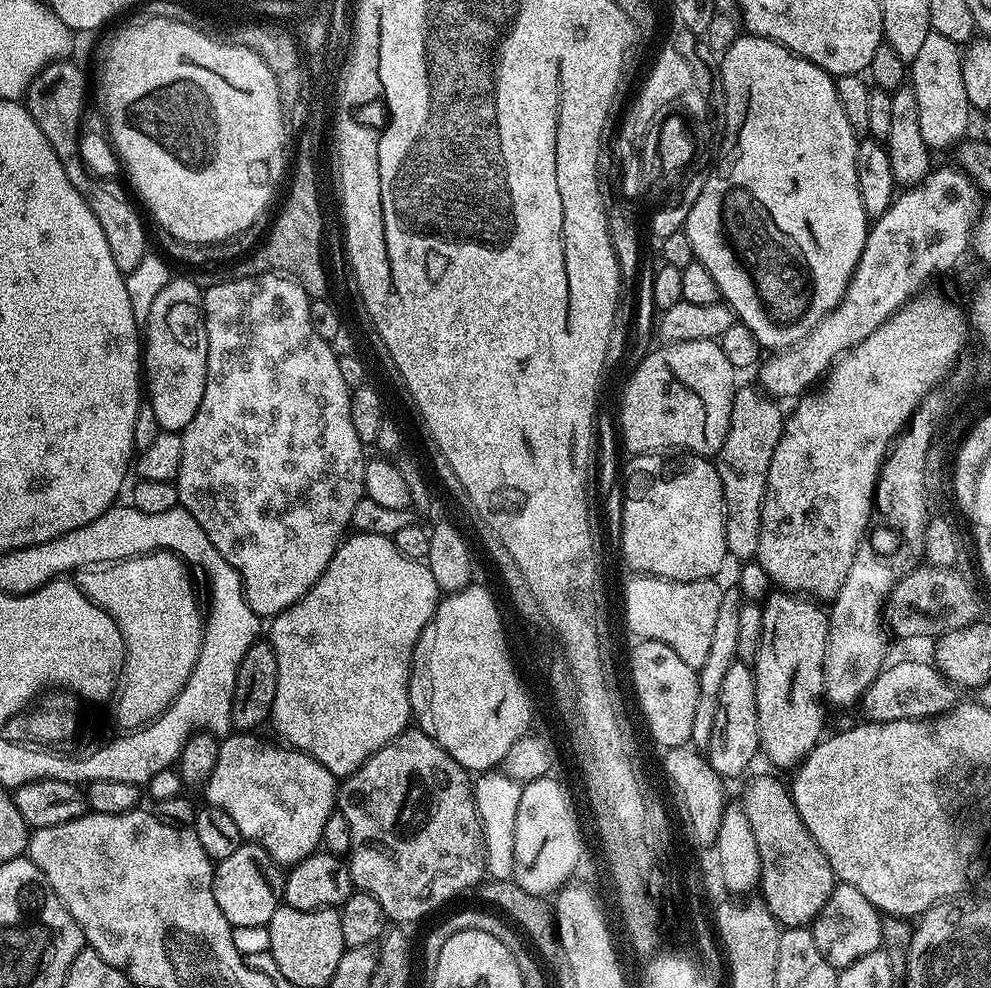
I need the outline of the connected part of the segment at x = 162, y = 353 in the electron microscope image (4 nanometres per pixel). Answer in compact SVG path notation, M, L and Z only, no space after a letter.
M177 275L154 298L148 323L142 328L142 380L146 385L146 403L154 410L161 429L183 432L185 426L198 414L202 394L206 390L206 322L204 321L204 293L187 275Z

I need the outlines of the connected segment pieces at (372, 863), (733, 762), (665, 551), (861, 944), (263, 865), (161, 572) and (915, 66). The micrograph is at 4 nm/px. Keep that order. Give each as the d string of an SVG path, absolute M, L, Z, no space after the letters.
M405 730L395 736L389 744L382 746L368 759L357 772L343 777L338 788L338 811L350 822L350 842L352 851L346 857L348 873L352 875L353 885L361 892L368 892L382 906L385 917L392 920L420 920L427 912L435 910L439 904L447 902L451 896L464 892L467 888L475 889L486 876L486 849L484 846L484 827L476 809L476 794L474 780L467 768L463 768L446 750L436 741L436 737L424 732Z
M734 663L722 678L718 694L718 714L706 745L710 766L722 777L740 776L760 752L761 736L758 734L758 706L756 705L756 674L749 665Z
M636 454L631 457L628 465L622 468L622 484L624 480L624 509L620 512L620 548L624 551L624 560L636 574L645 576L661 576L663 580L711 580L716 571L729 559L726 546L726 530L724 529L724 495L722 482L718 478L718 470L711 459L695 454L689 455L685 464L671 468L660 454Z
M837 883L826 906L822 906L810 927L818 950L822 950L822 958L826 958L832 968L839 970L881 947L880 939L884 936L884 928L880 925L880 919L881 913L866 899L862 890L849 884Z
M251 842L241 843L230 858L219 861L212 873L212 890L214 902L218 902L218 910L226 914L233 928L254 926L263 928L270 922L274 910L278 906L277 865L270 859L268 852Z
M159 549L144 556L114 556L80 562L80 582L82 586L102 602L114 618L124 644L124 670L122 670L122 690L116 694L116 714L124 726L178 726L178 724L158 724L158 720L172 712L176 702L170 702L174 692L182 690L189 680L201 650L203 636L203 613L198 610L198 602L192 584L189 567L172 552Z
M930 31L926 34L922 47L918 49L918 58L910 65L910 86L918 98L918 122L922 126L922 138L926 138L929 149L944 148L955 136L963 137L968 128L970 105L966 98L966 86L962 82L961 49L950 38Z

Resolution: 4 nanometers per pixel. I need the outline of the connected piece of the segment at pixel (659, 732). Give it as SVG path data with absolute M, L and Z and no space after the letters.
M640 640L637 648L631 649L631 668L639 684L641 700L647 709L651 725L646 729L647 735L661 744L661 749L683 748L691 741L694 730L694 710L698 710L698 672L697 669L686 666L670 646L657 640Z

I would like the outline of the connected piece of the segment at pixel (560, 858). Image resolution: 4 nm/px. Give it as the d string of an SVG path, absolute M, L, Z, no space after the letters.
M551 775L523 785L518 798L518 818L514 818L514 870L512 880L531 896L556 894L570 878L582 847L576 812L564 788Z

